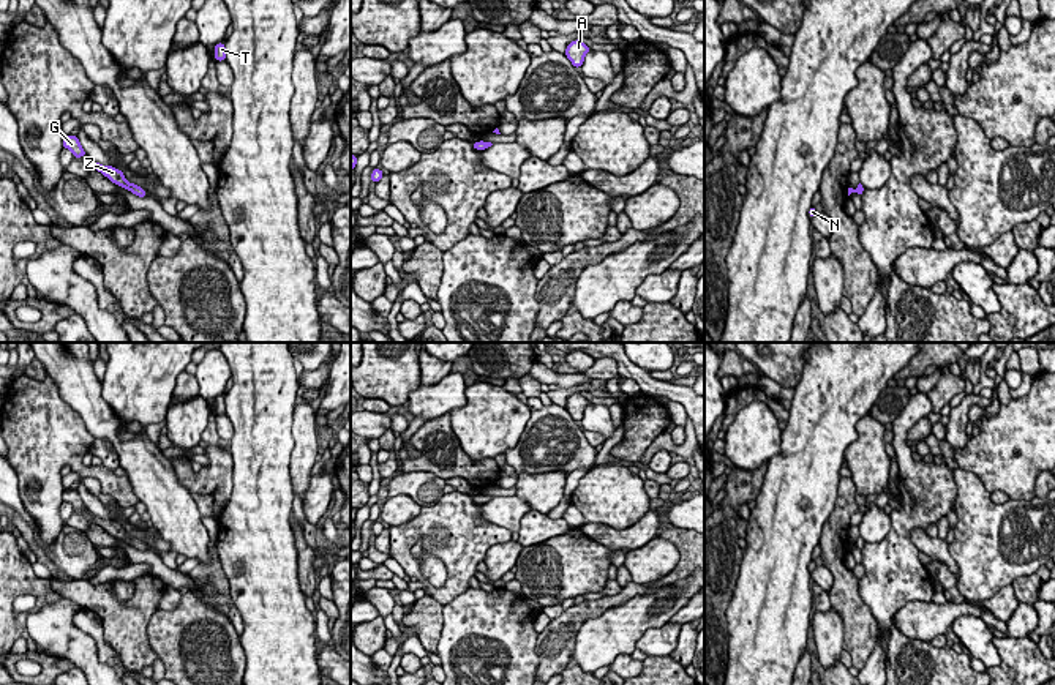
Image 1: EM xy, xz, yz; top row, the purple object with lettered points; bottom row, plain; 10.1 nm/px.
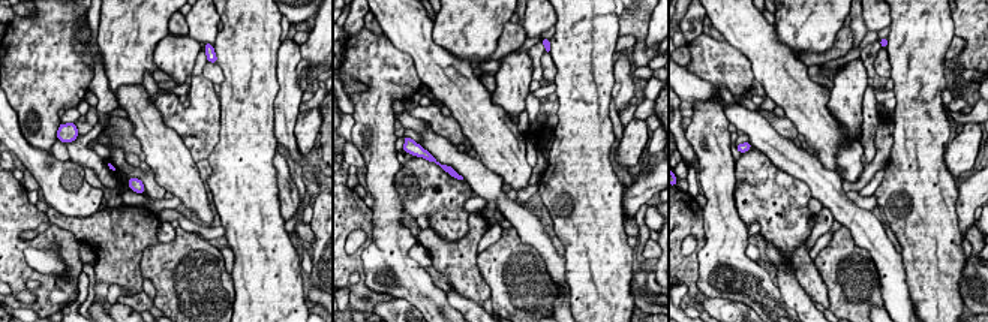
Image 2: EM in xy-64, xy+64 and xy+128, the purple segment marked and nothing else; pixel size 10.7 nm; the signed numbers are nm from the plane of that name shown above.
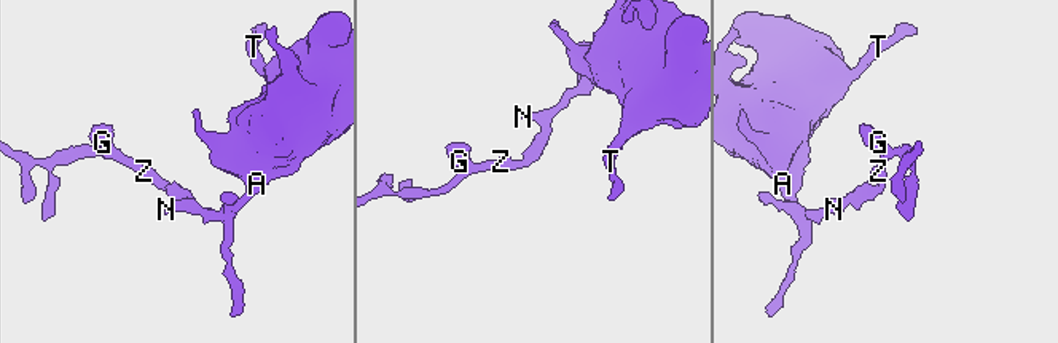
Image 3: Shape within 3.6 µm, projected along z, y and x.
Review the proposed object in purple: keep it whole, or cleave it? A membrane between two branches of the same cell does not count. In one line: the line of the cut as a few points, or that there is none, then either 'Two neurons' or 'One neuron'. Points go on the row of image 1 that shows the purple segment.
No split. One neuron

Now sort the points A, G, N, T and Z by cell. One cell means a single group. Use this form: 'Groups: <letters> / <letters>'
Groups: A G N T Z

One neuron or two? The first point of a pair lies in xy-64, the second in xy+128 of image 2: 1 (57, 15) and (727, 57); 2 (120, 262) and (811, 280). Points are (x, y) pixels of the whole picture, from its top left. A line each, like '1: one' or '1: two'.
1: one
2: one

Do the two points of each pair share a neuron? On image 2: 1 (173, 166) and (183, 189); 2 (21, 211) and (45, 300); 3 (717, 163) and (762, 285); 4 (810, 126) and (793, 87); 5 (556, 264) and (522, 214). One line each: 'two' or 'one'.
1: one
2: one
3: one
4: one
5: one

